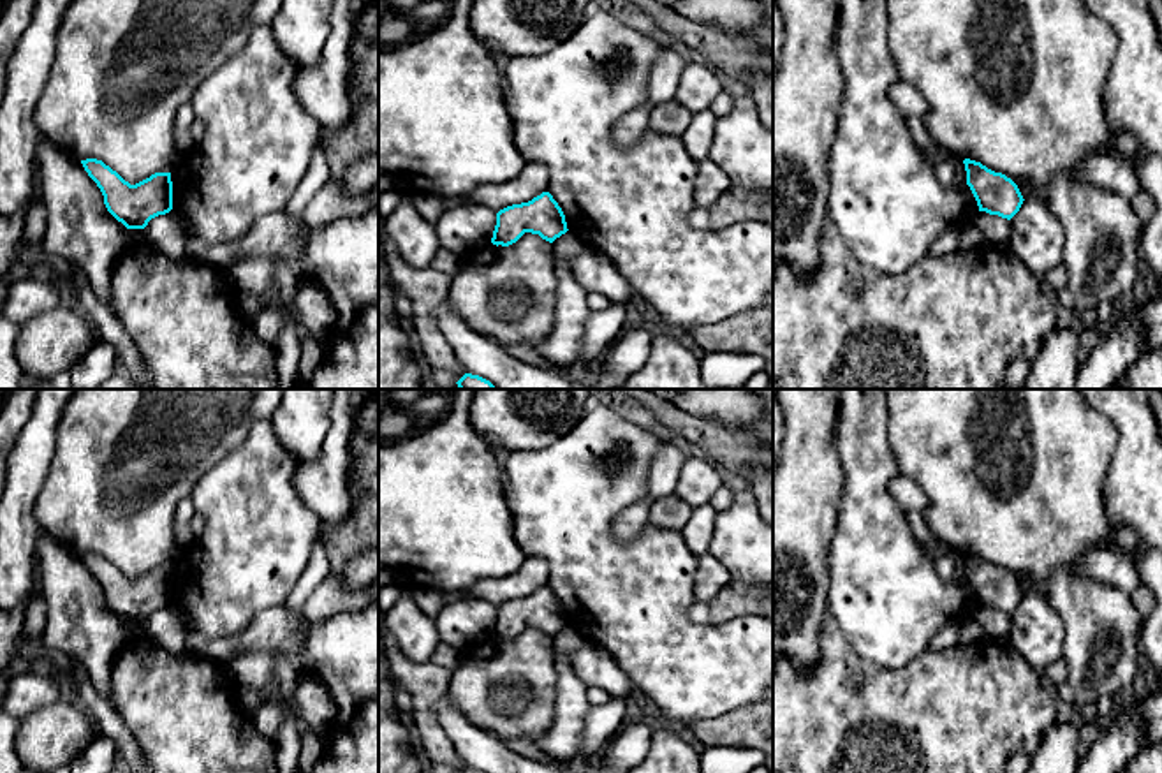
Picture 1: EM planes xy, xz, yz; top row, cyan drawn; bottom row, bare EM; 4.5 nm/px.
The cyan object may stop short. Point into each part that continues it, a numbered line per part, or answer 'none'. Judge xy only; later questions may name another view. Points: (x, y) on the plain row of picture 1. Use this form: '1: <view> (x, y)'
none

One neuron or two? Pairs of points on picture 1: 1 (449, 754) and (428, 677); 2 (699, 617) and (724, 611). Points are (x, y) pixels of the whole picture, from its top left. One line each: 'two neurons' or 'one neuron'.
1: one neuron
2: two neurons

